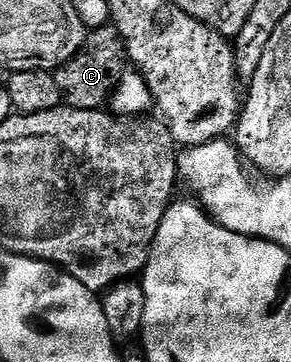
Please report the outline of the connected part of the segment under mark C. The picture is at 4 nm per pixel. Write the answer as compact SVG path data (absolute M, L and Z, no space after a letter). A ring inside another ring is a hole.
M96 28L85 37L84 47L66 65L55 71L55 76L67 105L74 107L75 110L98 110L109 105L112 93L116 91L116 86L122 80L124 71L129 69L129 66L128 47L123 36L114 28Z

